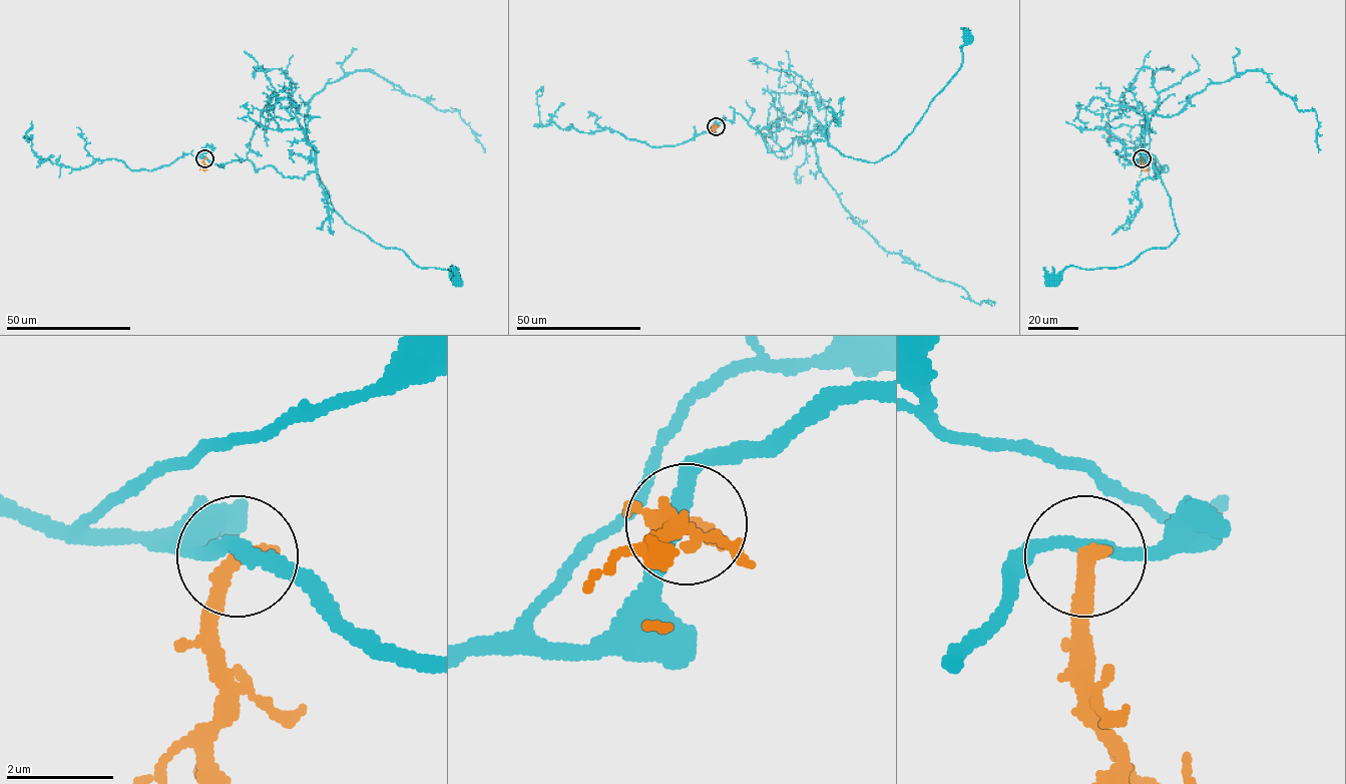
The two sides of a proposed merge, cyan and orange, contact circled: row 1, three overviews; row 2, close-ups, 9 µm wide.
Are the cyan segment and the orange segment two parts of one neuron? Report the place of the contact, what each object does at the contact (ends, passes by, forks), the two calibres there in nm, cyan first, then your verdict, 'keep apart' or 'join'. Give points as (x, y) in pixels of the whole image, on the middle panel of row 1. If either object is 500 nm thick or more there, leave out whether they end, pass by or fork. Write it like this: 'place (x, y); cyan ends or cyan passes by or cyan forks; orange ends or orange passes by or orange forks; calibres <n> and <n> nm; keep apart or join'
place (716, 126); cyan passes by; orange ends; calibres 260 and 380 nm; keep apart

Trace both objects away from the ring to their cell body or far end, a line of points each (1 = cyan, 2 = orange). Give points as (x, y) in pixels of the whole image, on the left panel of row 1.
1: (204, 158), (284, 176), (316, 171), (348, 225), (420, 268), (451, 266), (456, 283)
2: (204, 158), (204, 170), (202, 167)

